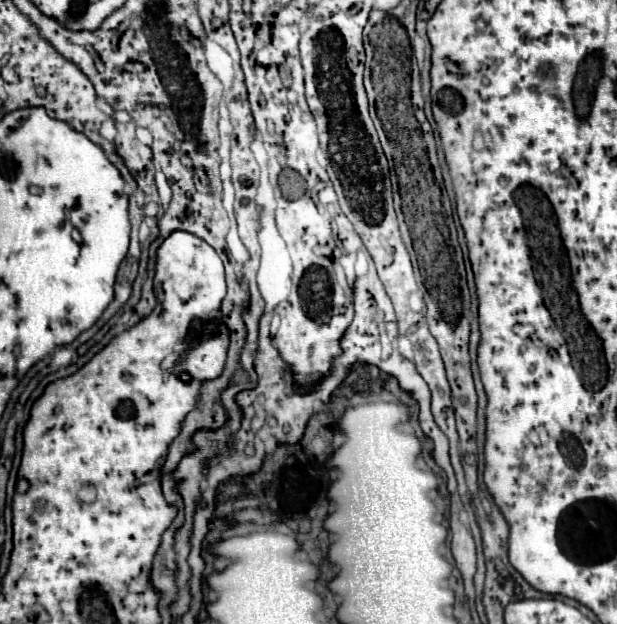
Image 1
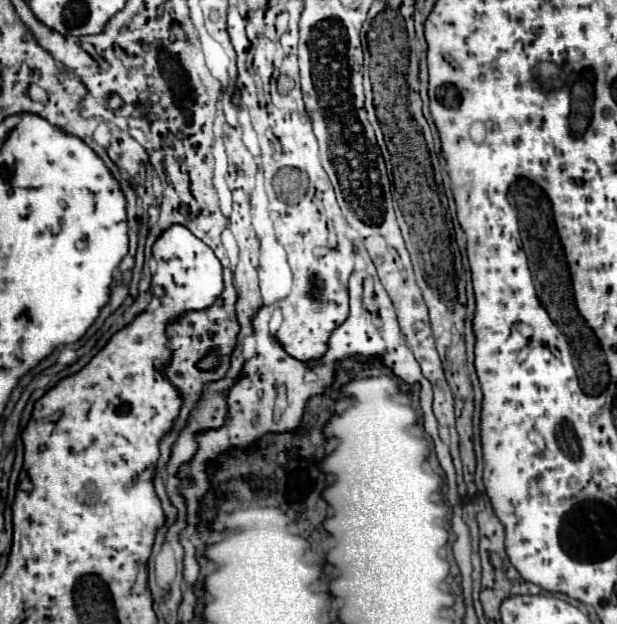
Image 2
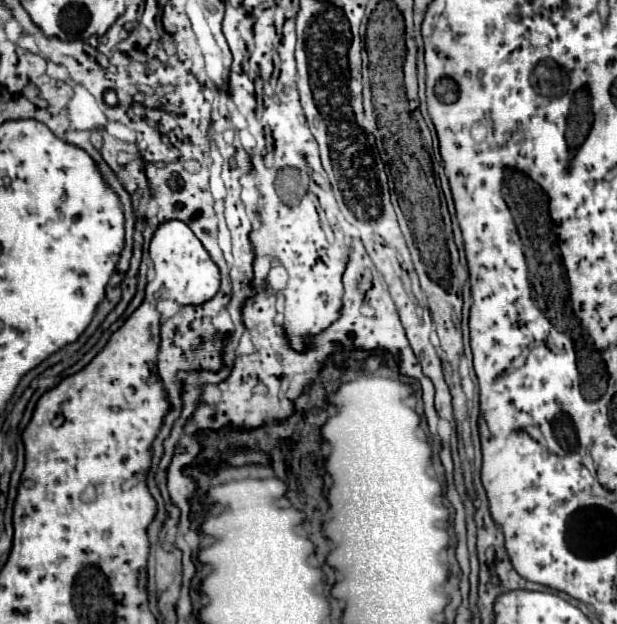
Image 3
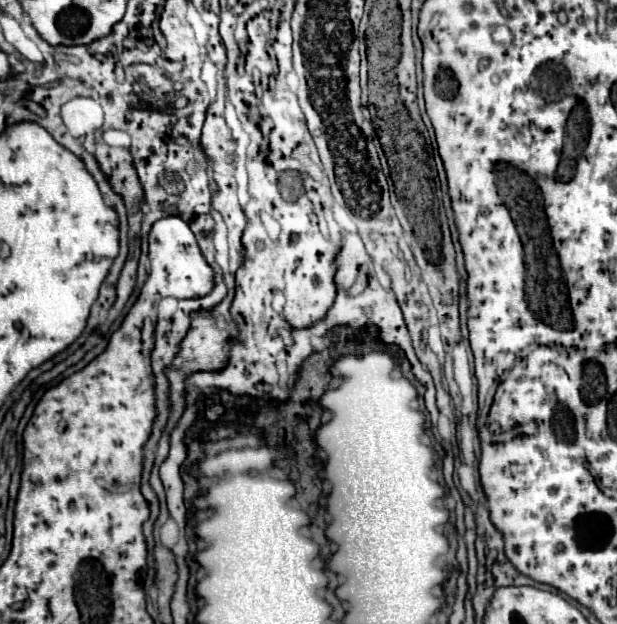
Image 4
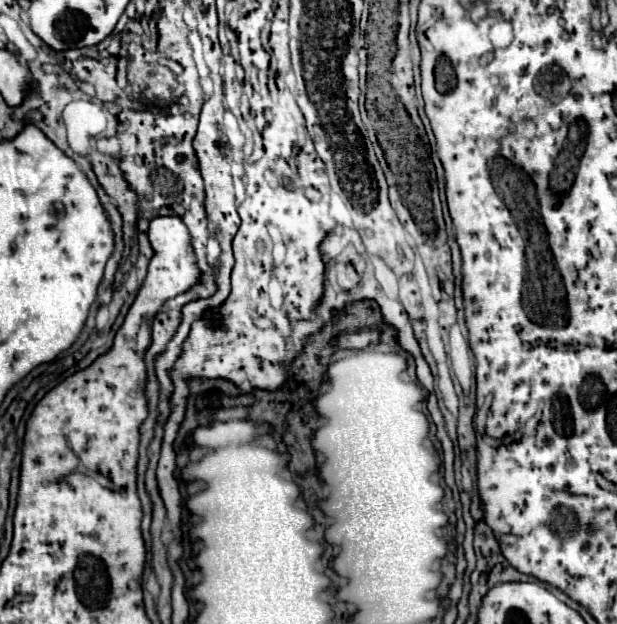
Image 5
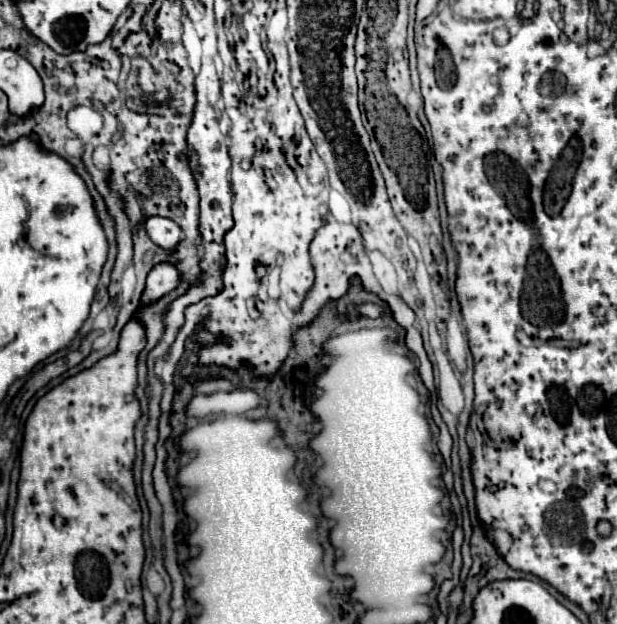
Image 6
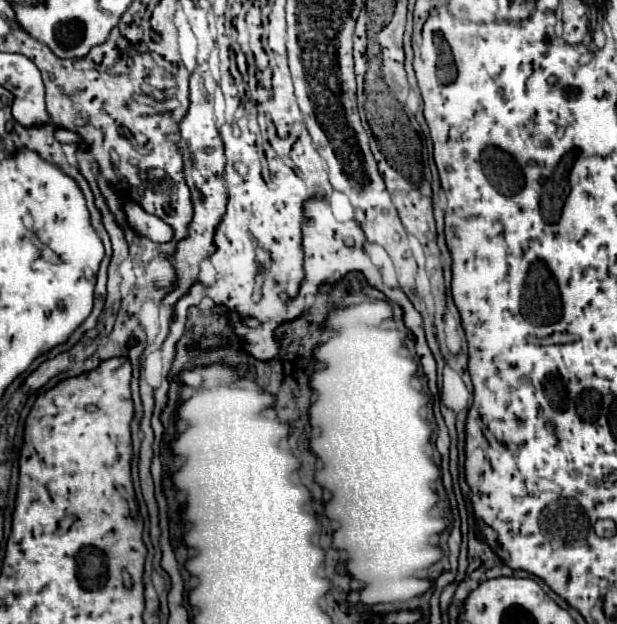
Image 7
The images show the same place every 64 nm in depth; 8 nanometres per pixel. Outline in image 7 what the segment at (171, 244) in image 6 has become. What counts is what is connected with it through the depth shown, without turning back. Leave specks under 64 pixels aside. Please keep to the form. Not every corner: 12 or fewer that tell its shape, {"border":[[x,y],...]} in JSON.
{"border":[[124,200],[130,226],[162,244],[172,240],[172,226],[142,206]]}

